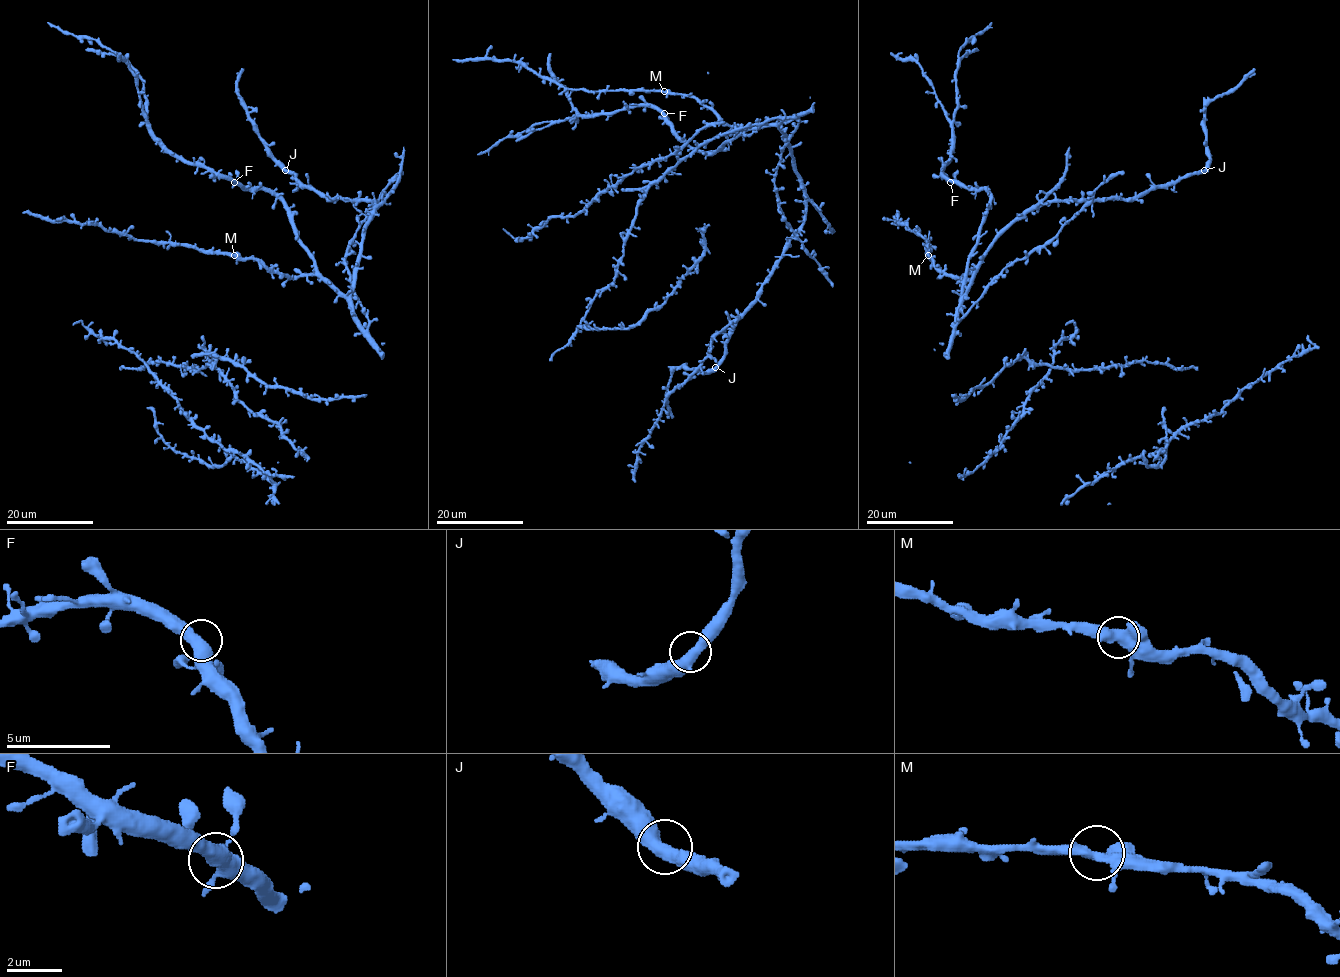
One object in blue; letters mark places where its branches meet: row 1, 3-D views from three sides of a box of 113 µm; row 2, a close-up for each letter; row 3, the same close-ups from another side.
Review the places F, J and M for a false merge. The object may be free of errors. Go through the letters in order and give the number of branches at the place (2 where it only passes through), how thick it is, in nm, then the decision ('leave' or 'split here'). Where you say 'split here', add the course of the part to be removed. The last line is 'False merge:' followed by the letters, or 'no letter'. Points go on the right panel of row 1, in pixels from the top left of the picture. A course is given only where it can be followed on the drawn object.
F: 2 branches meet; 500 nm thick; leave
J: 2 branches meet; 480 nm thick; leave
M: 2 branches meet; 480 nm thick; leave
False merge: no letter

